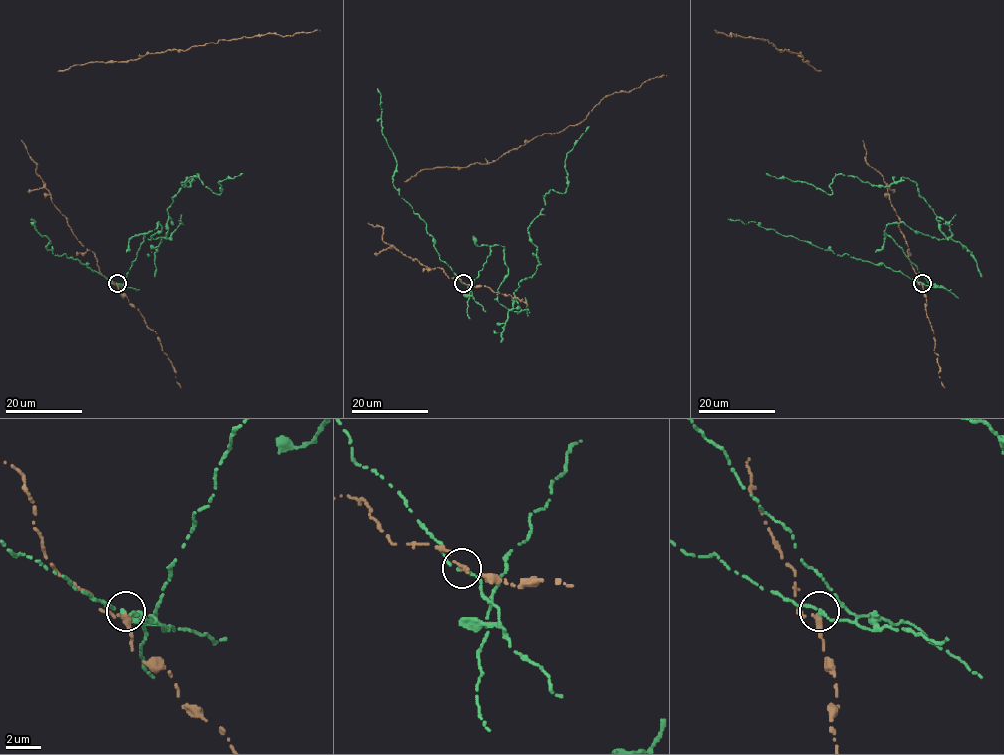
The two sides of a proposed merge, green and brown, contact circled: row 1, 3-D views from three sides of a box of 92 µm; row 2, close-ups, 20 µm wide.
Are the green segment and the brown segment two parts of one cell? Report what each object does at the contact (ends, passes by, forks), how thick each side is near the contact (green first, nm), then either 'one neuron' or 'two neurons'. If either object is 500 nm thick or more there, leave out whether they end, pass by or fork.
green passes by; brown passes by; calibres 200 and 240 nm; two neurons

